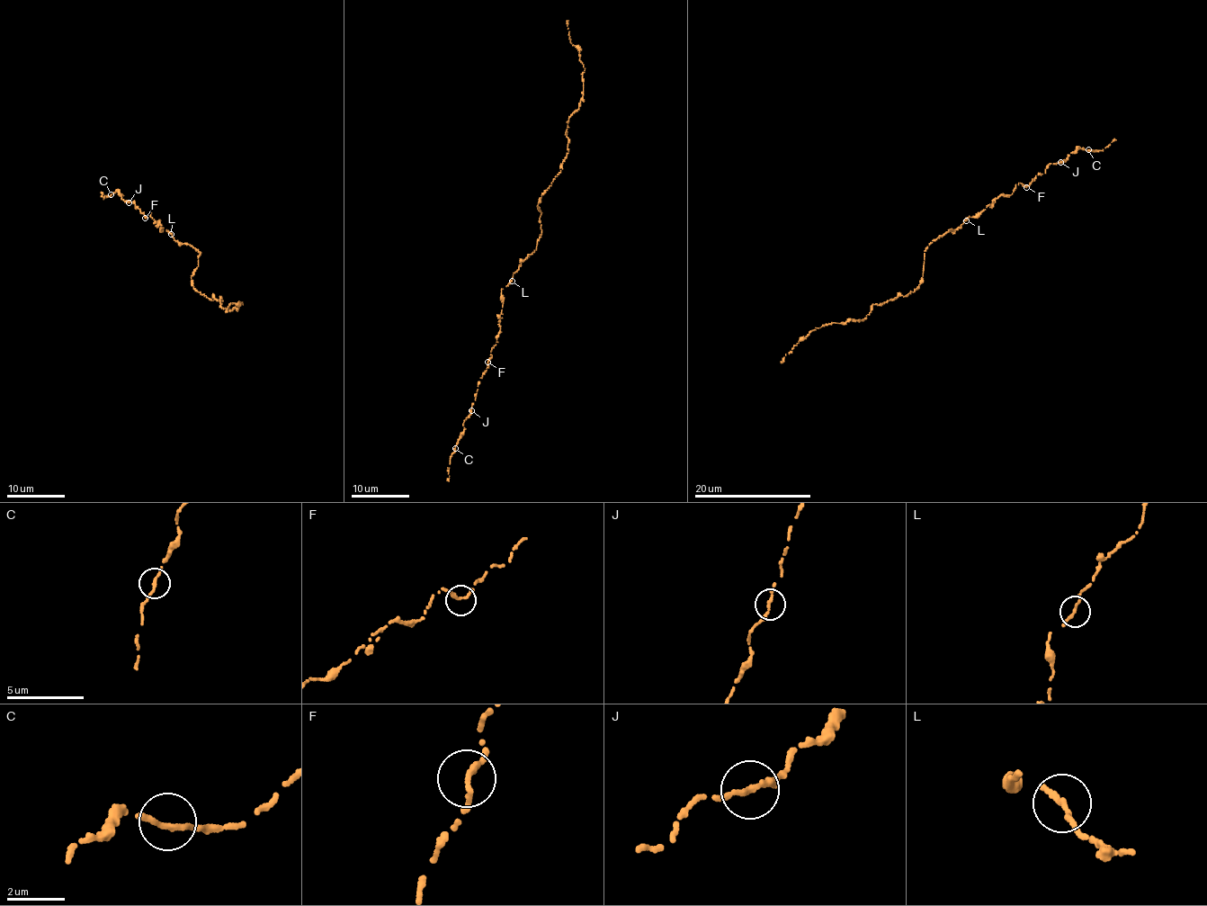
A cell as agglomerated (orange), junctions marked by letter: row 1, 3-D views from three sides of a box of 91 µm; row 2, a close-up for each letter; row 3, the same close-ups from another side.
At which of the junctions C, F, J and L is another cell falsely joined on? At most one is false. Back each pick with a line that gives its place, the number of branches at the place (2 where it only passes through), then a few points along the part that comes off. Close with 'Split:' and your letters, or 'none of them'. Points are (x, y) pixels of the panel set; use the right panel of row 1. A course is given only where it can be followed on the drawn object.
Split: none of them

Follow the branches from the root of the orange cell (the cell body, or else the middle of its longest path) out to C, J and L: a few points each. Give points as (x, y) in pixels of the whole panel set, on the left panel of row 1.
C: (193, 247), (160, 231), (159, 220), (150, 213), (145, 218), (134, 201), (111, 194)
J: (193, 247), (160, 231), (159, 220), (150, 213), (145, 218), (129, 202)
L: (193, 247), (174, 240), (171, 234)

